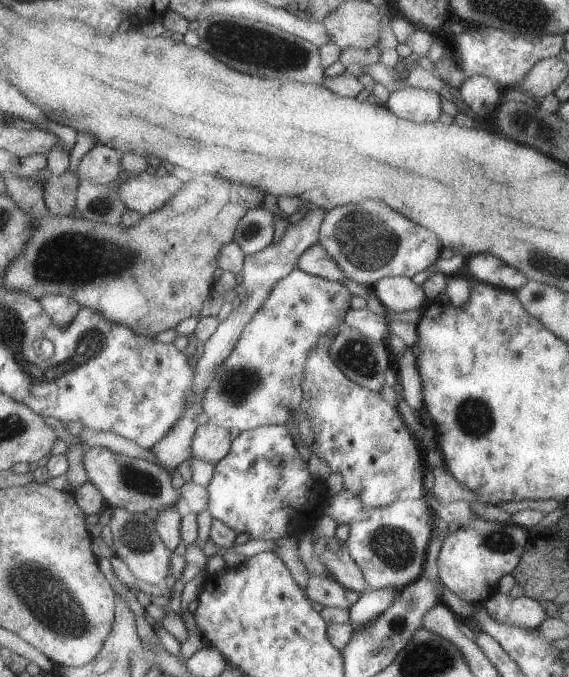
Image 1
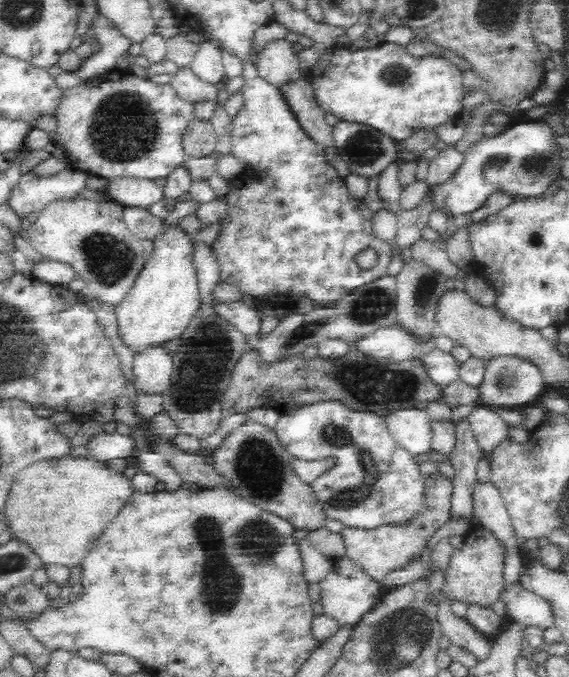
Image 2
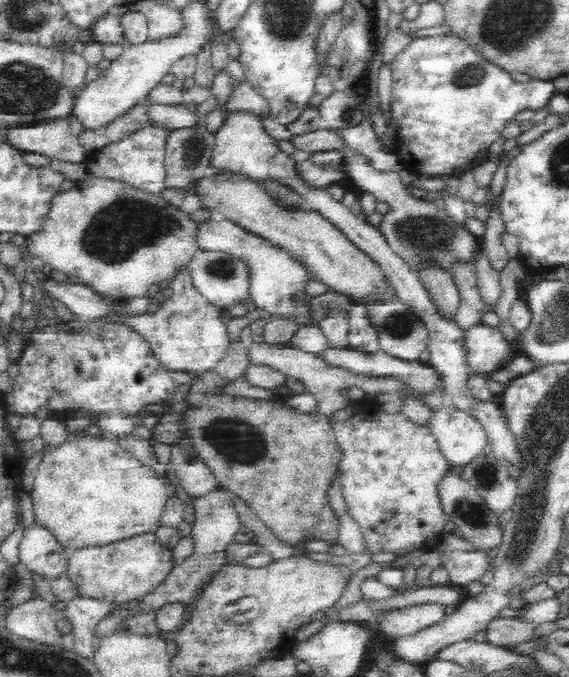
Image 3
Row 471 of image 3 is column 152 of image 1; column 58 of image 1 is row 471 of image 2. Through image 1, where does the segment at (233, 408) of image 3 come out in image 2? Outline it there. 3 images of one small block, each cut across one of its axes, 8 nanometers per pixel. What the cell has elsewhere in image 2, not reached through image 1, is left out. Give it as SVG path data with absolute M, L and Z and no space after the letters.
M246 418L243 424L231 429L211 455L215 471L228 479L240 495L260 508L290 520L296 529L310 531L325 526L327 516L323 507L317 501L312 487L301 481L294 471L292 456L273 429Z

